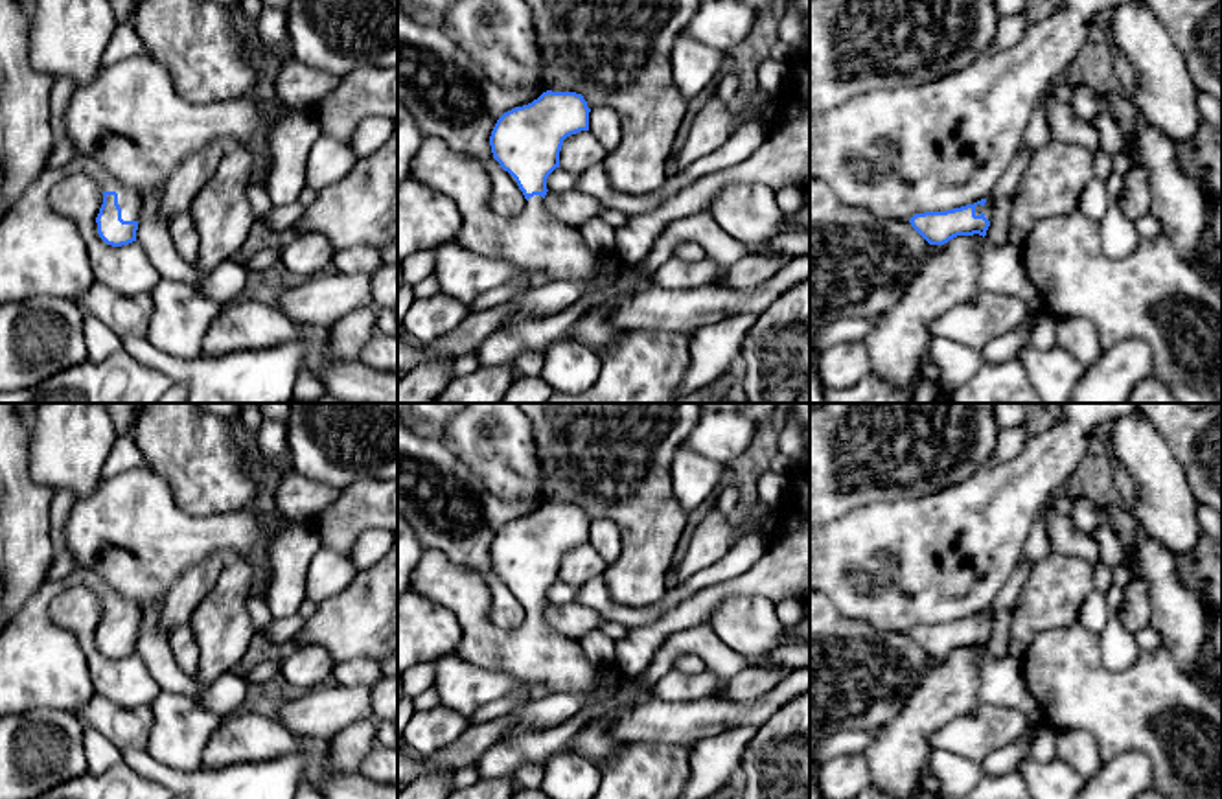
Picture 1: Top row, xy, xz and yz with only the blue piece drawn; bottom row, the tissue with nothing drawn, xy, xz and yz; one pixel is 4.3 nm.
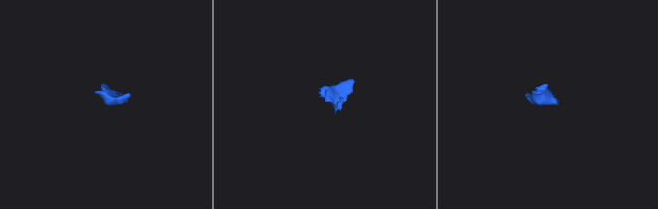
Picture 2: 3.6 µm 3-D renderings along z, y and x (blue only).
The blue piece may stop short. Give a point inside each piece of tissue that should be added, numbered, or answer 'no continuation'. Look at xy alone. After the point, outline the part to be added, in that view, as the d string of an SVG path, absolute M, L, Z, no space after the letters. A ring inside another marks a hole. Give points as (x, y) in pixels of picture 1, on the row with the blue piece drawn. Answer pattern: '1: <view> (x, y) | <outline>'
1: xy (41, 253) | M74 156L64 166L46 168L0 219L0 302L75 298L86 289L86 245L74 221L50 204L52 188L75 173L88 175L103 191L116 191L123 221L140 219L140 193L114 180L96 160Z

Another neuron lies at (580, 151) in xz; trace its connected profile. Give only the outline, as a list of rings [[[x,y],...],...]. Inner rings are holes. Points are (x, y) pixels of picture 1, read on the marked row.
[[[580,131],[563,140],[559,151],[559,168],[569,173],[582,175],[585,169],[607,162],[607,151],[589,131]]]

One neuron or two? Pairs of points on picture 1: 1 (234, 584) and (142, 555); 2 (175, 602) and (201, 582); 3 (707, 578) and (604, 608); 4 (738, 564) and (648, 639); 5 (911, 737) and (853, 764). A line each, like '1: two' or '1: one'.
1: two
2: one
3: one
4: two
5: two

